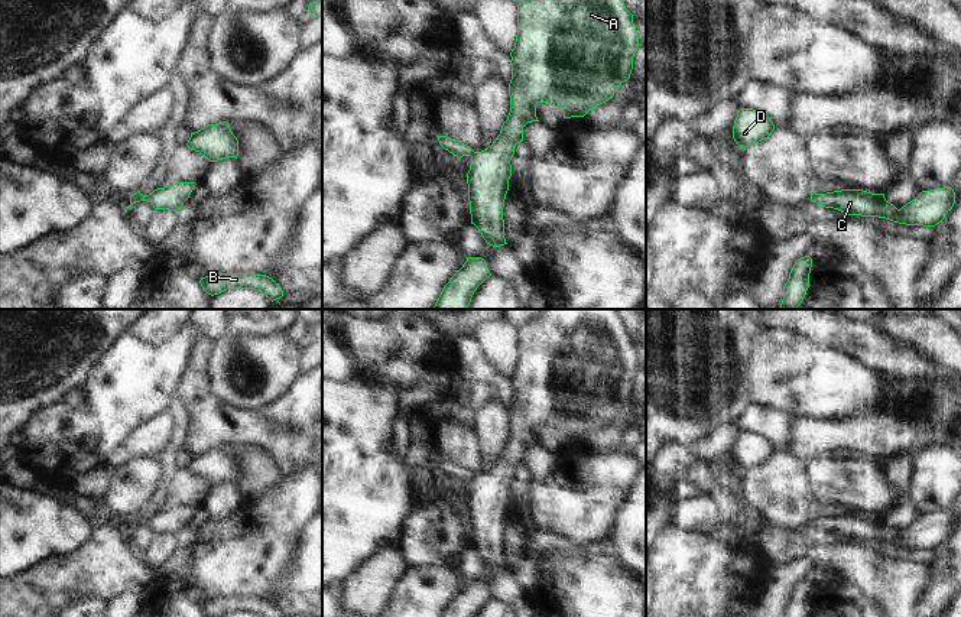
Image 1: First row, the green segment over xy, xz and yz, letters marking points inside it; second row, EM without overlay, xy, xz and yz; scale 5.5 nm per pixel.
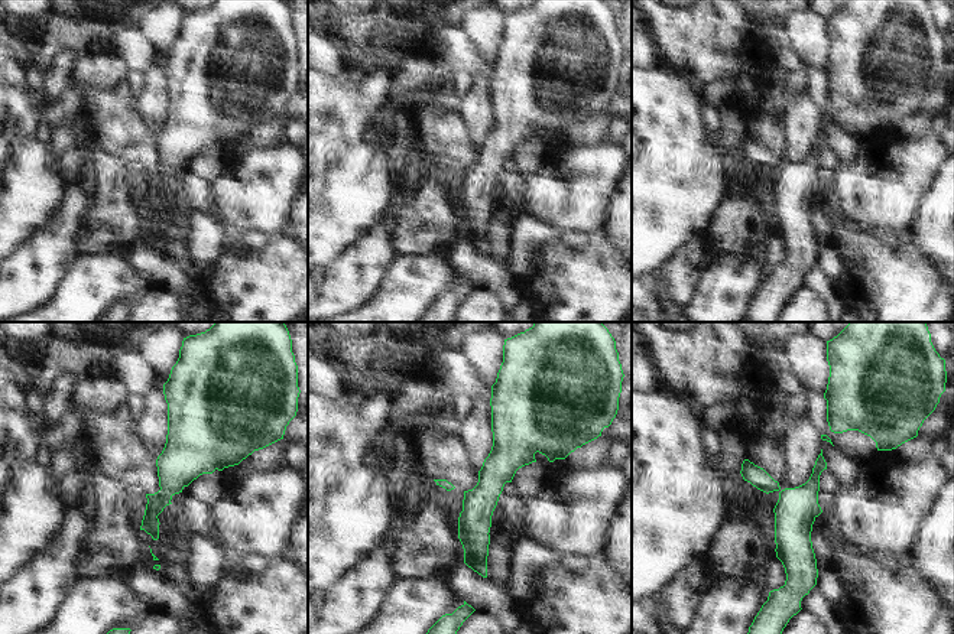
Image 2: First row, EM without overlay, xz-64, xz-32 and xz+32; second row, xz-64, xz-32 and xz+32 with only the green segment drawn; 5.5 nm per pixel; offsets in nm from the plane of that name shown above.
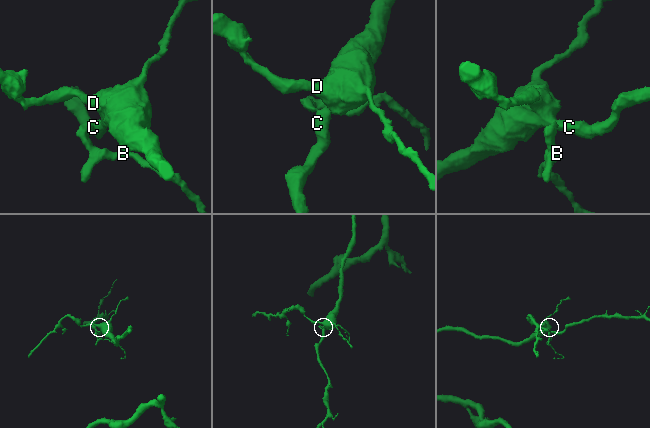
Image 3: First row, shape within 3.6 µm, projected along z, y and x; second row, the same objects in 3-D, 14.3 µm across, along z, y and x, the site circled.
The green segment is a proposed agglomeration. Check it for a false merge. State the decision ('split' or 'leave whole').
split

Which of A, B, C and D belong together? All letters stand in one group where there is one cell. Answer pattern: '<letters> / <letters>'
A C D / B

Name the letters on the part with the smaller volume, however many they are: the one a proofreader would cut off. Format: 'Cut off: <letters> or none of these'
Cut off: B

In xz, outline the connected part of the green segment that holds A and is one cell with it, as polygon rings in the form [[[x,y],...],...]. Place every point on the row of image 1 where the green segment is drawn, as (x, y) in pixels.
[[[527,0],[517,4],[517,35],[510,52],[510,113],[494,143],[471,155],[467,173],[471,224],[478,228],[487,244],[493,247],[507,244],[503,207],[512,176],[510,160],[514,146],[523,142],[523,127],[527,123],[539,121],[536,104],[549,103],[558,107],[564,113],[564,118],[584,117],[590,110],[613,98],[617,88],[630,78],[637,48],[639,35],[633,14],[626,9],[623,0]]]

